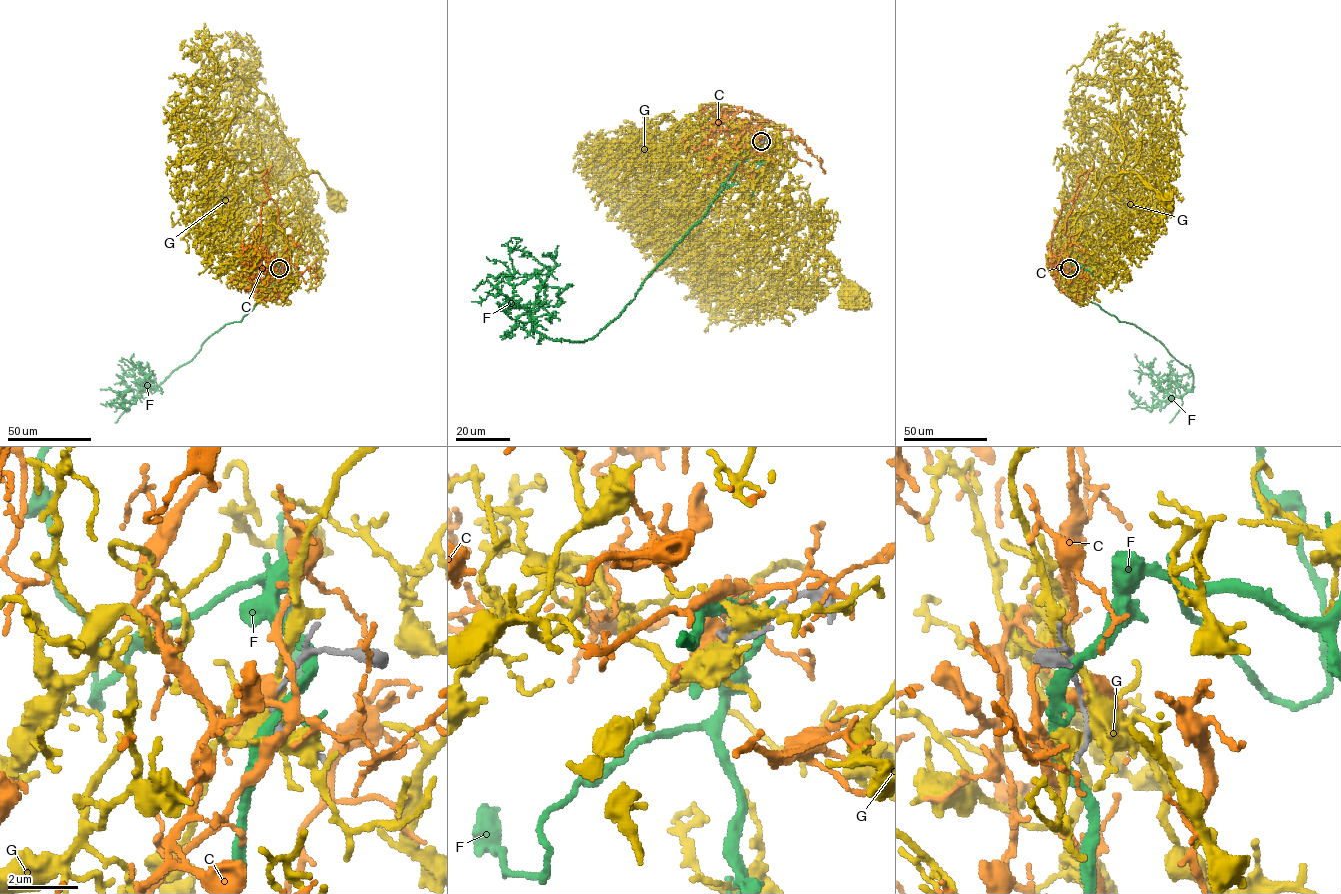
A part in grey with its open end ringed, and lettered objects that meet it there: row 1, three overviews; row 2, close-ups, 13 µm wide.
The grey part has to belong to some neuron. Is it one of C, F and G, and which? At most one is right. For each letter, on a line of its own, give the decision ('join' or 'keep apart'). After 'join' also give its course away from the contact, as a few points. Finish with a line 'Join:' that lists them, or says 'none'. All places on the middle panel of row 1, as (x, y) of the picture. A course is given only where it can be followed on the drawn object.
C: keep apart
F: keep apart
G: keep apart
Join: none

